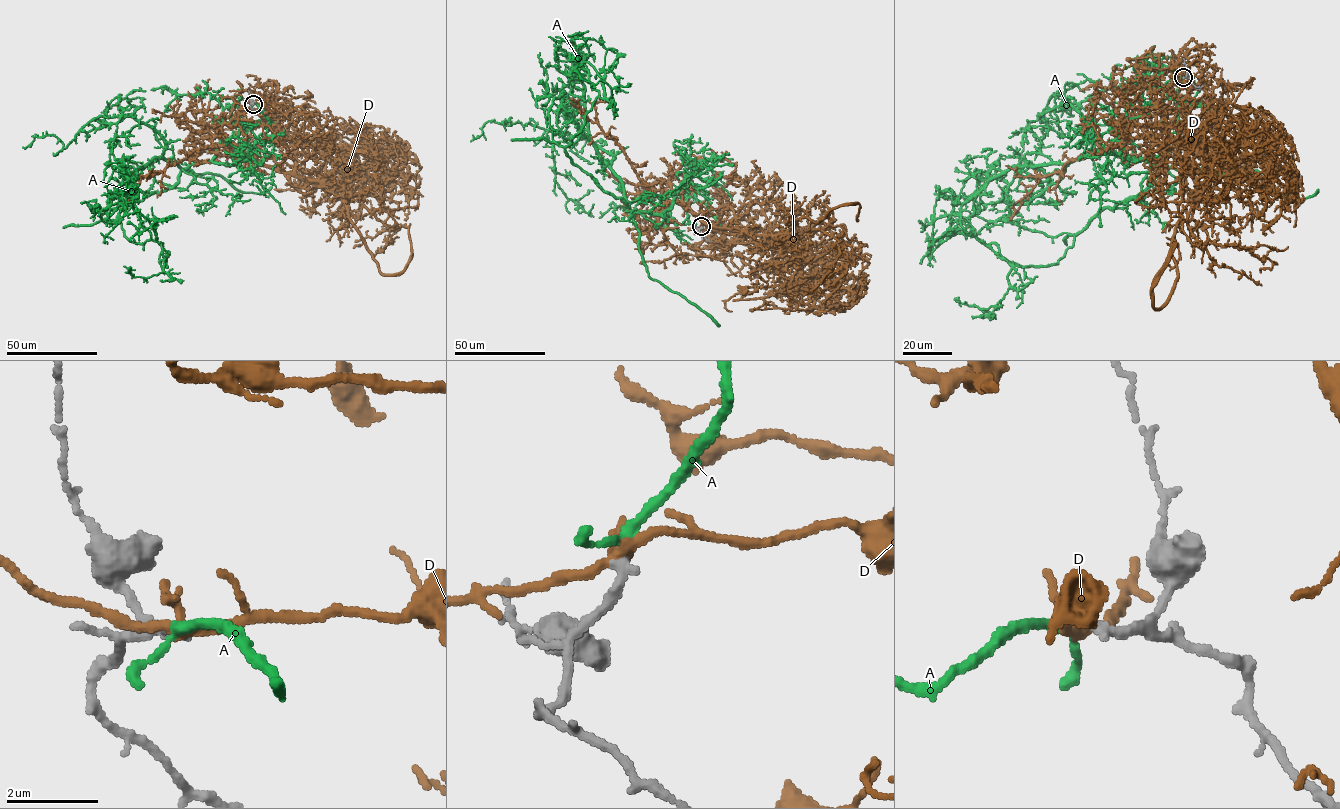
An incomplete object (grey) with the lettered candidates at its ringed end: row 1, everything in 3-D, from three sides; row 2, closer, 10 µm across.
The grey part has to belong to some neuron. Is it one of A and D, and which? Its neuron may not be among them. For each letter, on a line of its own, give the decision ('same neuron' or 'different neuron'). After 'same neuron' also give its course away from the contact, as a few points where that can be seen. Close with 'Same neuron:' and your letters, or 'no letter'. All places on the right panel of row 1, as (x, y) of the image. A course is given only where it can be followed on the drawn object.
A: same neuron | via (1182, 77), (1139, 99), (1168, 133), (1139, 196), (1102, 209), (1056, 264), (1008, 261), (990, 313), (958, 297)
D: different neuron
Same neuron: A

